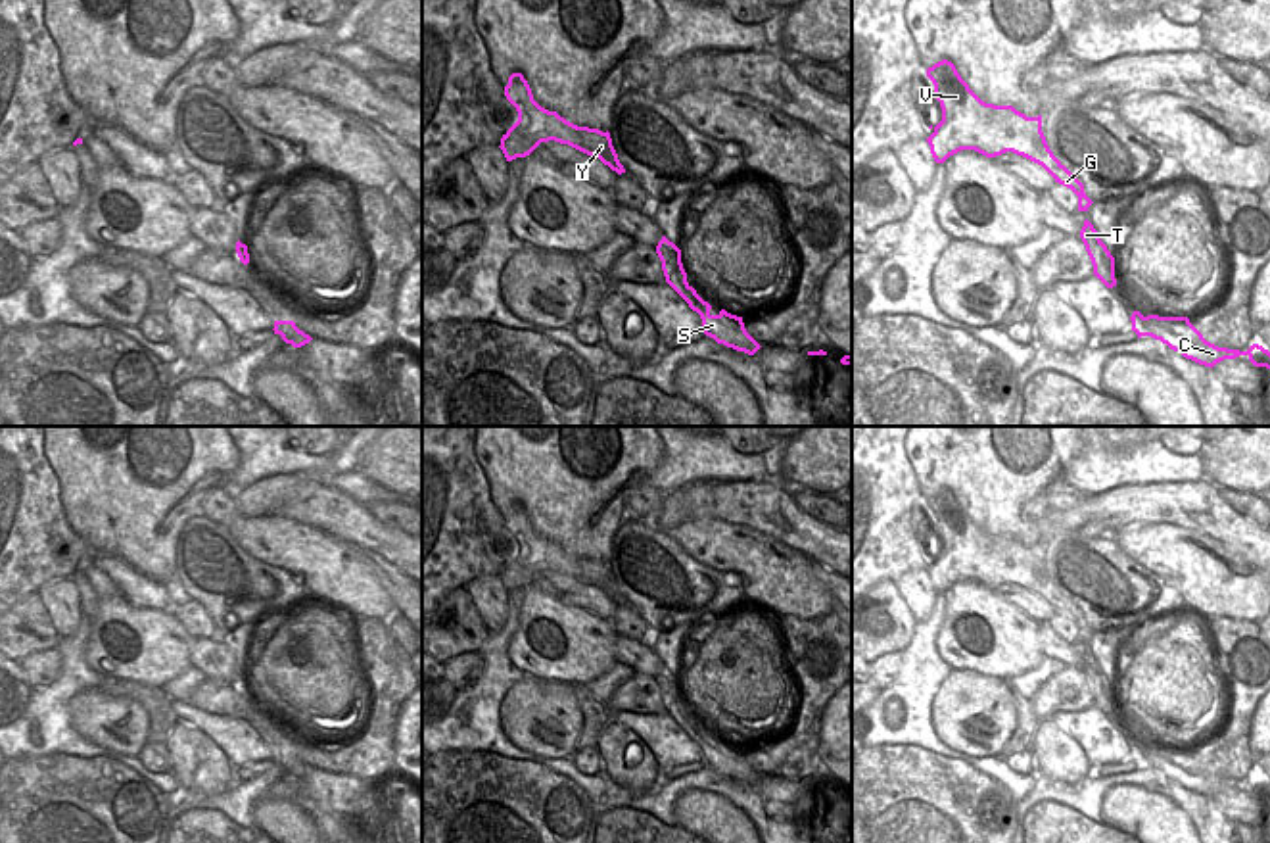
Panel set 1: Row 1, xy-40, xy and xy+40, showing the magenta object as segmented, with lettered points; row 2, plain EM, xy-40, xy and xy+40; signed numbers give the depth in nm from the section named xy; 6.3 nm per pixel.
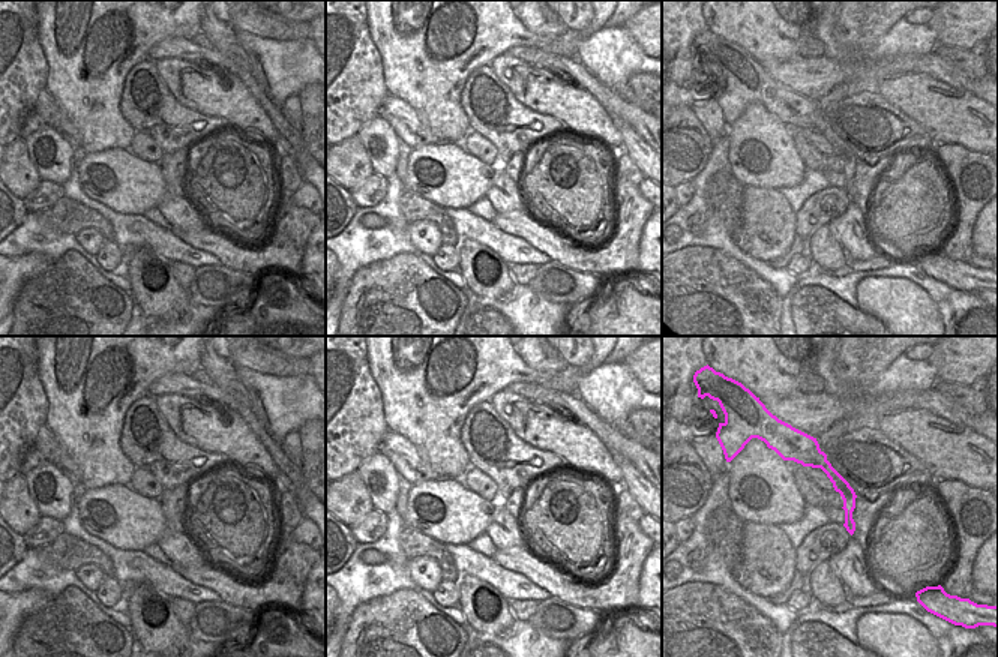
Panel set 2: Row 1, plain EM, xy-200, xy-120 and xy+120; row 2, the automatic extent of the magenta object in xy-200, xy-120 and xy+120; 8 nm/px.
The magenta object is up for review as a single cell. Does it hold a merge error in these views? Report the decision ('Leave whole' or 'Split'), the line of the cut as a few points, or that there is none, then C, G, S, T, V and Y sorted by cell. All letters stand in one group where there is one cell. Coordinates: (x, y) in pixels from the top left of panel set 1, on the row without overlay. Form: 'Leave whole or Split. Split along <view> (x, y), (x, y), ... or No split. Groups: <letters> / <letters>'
Leave whole. No split. Groups: C G S T V Y.

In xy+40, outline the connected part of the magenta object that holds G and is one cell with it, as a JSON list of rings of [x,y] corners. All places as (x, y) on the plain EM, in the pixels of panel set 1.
[[[948,490],[929,497],[927,507],[942,538],[942,551],[929,557],[934,563],[927,568],[936,593],[961,580],[975,580],[986,588],[1013,582],[1042,595],[1055,613],[1078,626],[1078,641],[1088,641],[1094,632],[1086,626],[1084,614],[1049,580],[1042,545],[1026,547],[1013,536],[982,532]]]

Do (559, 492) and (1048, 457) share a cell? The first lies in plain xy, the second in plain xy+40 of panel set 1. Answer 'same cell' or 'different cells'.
same cell

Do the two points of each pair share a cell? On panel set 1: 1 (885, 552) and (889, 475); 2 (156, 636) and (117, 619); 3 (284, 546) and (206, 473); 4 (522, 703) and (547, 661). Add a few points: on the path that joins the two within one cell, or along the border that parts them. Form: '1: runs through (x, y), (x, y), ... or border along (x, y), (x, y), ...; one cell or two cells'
1: runs through (885, 532), (885, 494); one cell
2: runs through (146, 636), (141, 636), (127, 625); one cell
3: border along (227, 488), (213, 488), (204, 498), (198, 513); two cells
4: border along (526, 673), (538, 678), (557, 678), (574, 684); two cells

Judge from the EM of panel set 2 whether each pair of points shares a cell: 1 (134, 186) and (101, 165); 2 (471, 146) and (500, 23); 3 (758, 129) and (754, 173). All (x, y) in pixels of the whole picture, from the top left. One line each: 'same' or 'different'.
1: same
2: different
3: same

